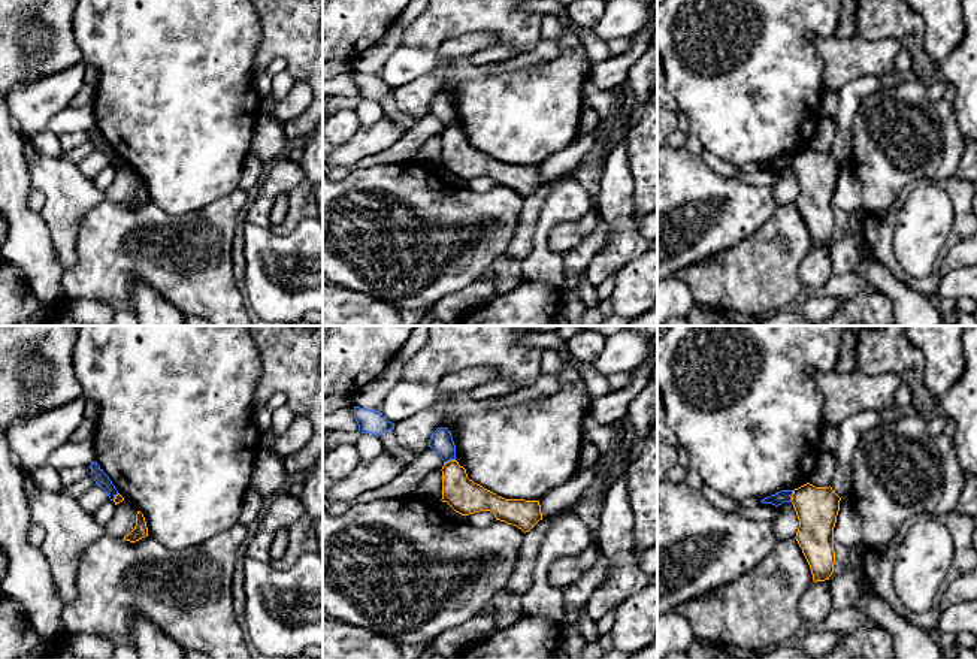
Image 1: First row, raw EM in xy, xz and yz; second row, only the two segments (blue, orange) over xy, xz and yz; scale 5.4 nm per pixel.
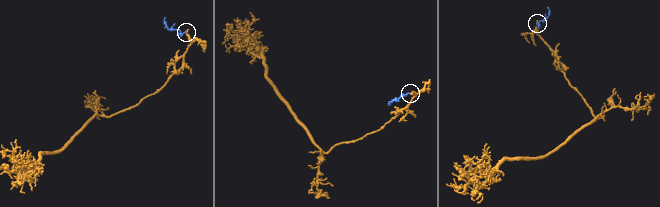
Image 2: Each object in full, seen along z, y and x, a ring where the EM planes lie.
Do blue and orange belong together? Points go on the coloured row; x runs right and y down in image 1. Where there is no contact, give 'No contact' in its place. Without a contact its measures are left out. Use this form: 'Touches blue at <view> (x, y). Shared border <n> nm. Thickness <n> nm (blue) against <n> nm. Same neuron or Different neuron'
Touches blue at xz (448, 461). Shared border 70 nm. Thickness 120 nm (blue) against 190 nm. Different neuron

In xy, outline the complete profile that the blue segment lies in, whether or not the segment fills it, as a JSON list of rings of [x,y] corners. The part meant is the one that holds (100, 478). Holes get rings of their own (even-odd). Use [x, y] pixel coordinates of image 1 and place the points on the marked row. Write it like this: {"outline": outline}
{"outline": [[[97,462],[91,463],[90,468],[91,468],[90,475],[94,478],[96,484],[100,486],[108,493],[111,501],[114,501],[115,496],[118,495],[118,490],[115,489],[109,477],[103,472]]]}

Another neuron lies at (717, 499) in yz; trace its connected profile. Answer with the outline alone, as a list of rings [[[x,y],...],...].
[[[707,484],[702,486],[701,492],[705,495],[710,504],[713,504],[722,511],[736,513],[738,507],[741,505],[739,502],[728,496],[723,496],[722,493],[719,493]]]

